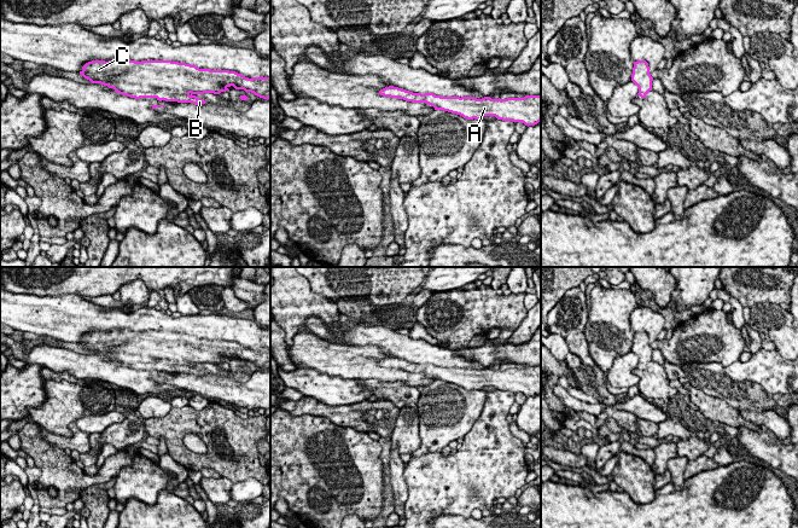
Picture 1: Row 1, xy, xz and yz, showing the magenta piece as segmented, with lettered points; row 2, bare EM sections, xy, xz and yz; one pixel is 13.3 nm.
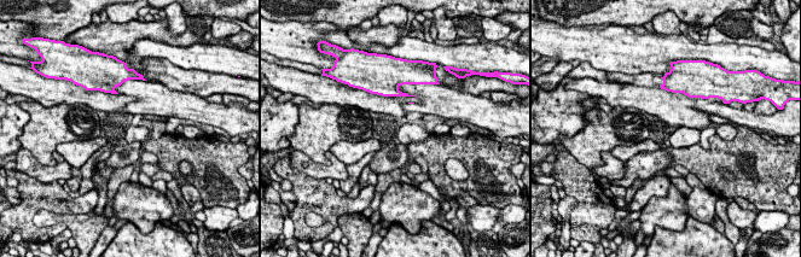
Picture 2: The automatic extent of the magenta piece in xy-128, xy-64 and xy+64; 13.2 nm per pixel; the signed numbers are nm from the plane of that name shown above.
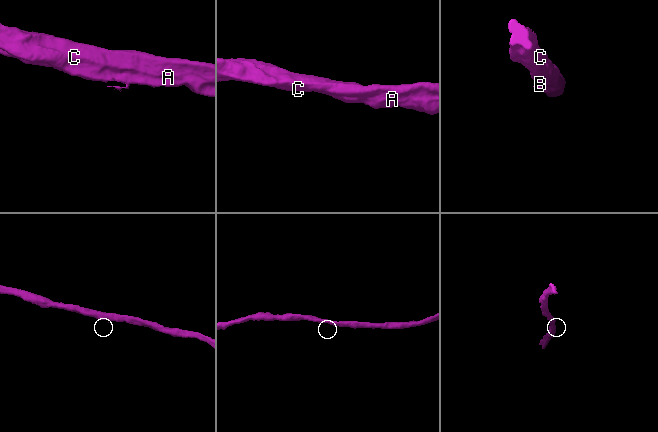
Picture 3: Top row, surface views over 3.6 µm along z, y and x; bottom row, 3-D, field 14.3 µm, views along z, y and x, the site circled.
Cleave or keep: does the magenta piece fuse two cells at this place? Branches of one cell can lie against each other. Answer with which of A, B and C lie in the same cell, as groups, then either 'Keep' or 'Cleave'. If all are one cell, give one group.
Groups: A B C. Keep

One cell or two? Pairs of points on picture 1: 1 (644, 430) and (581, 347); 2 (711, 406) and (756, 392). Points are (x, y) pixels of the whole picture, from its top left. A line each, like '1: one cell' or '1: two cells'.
1: two cells
2: two cells

